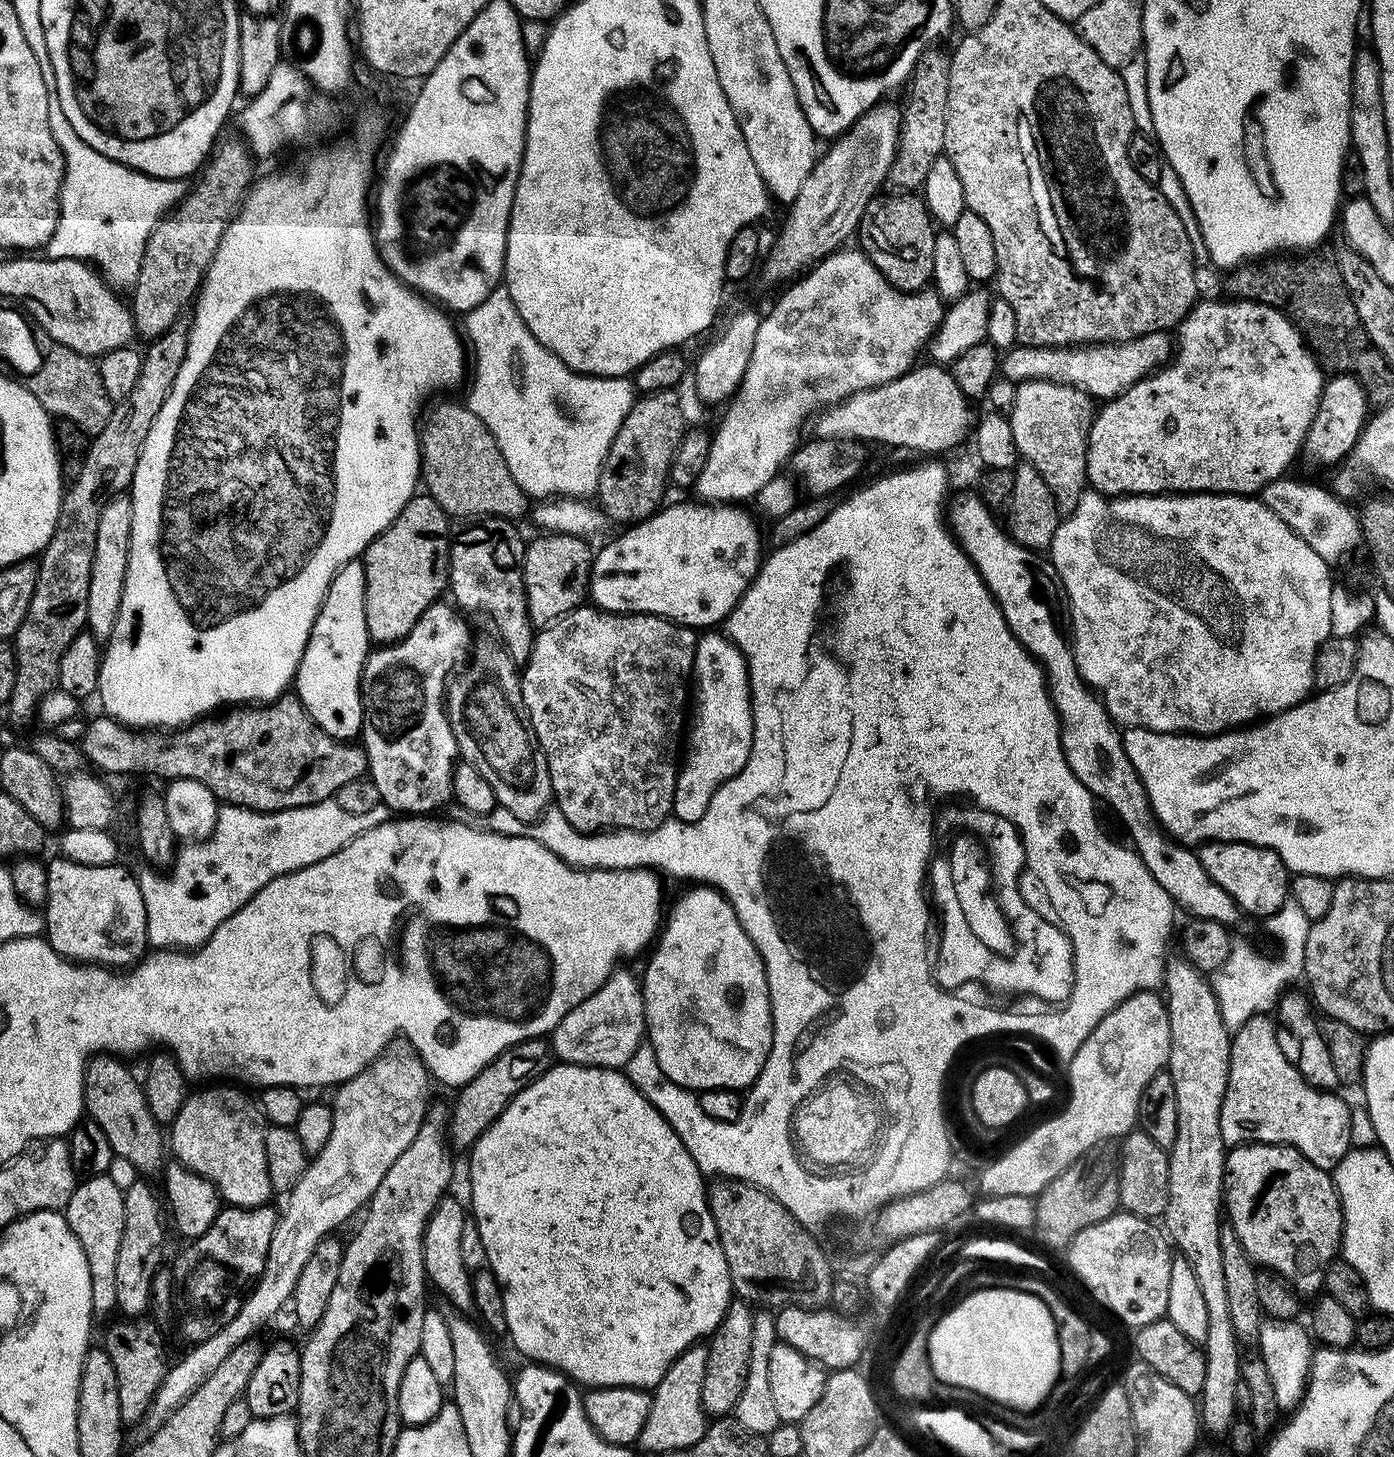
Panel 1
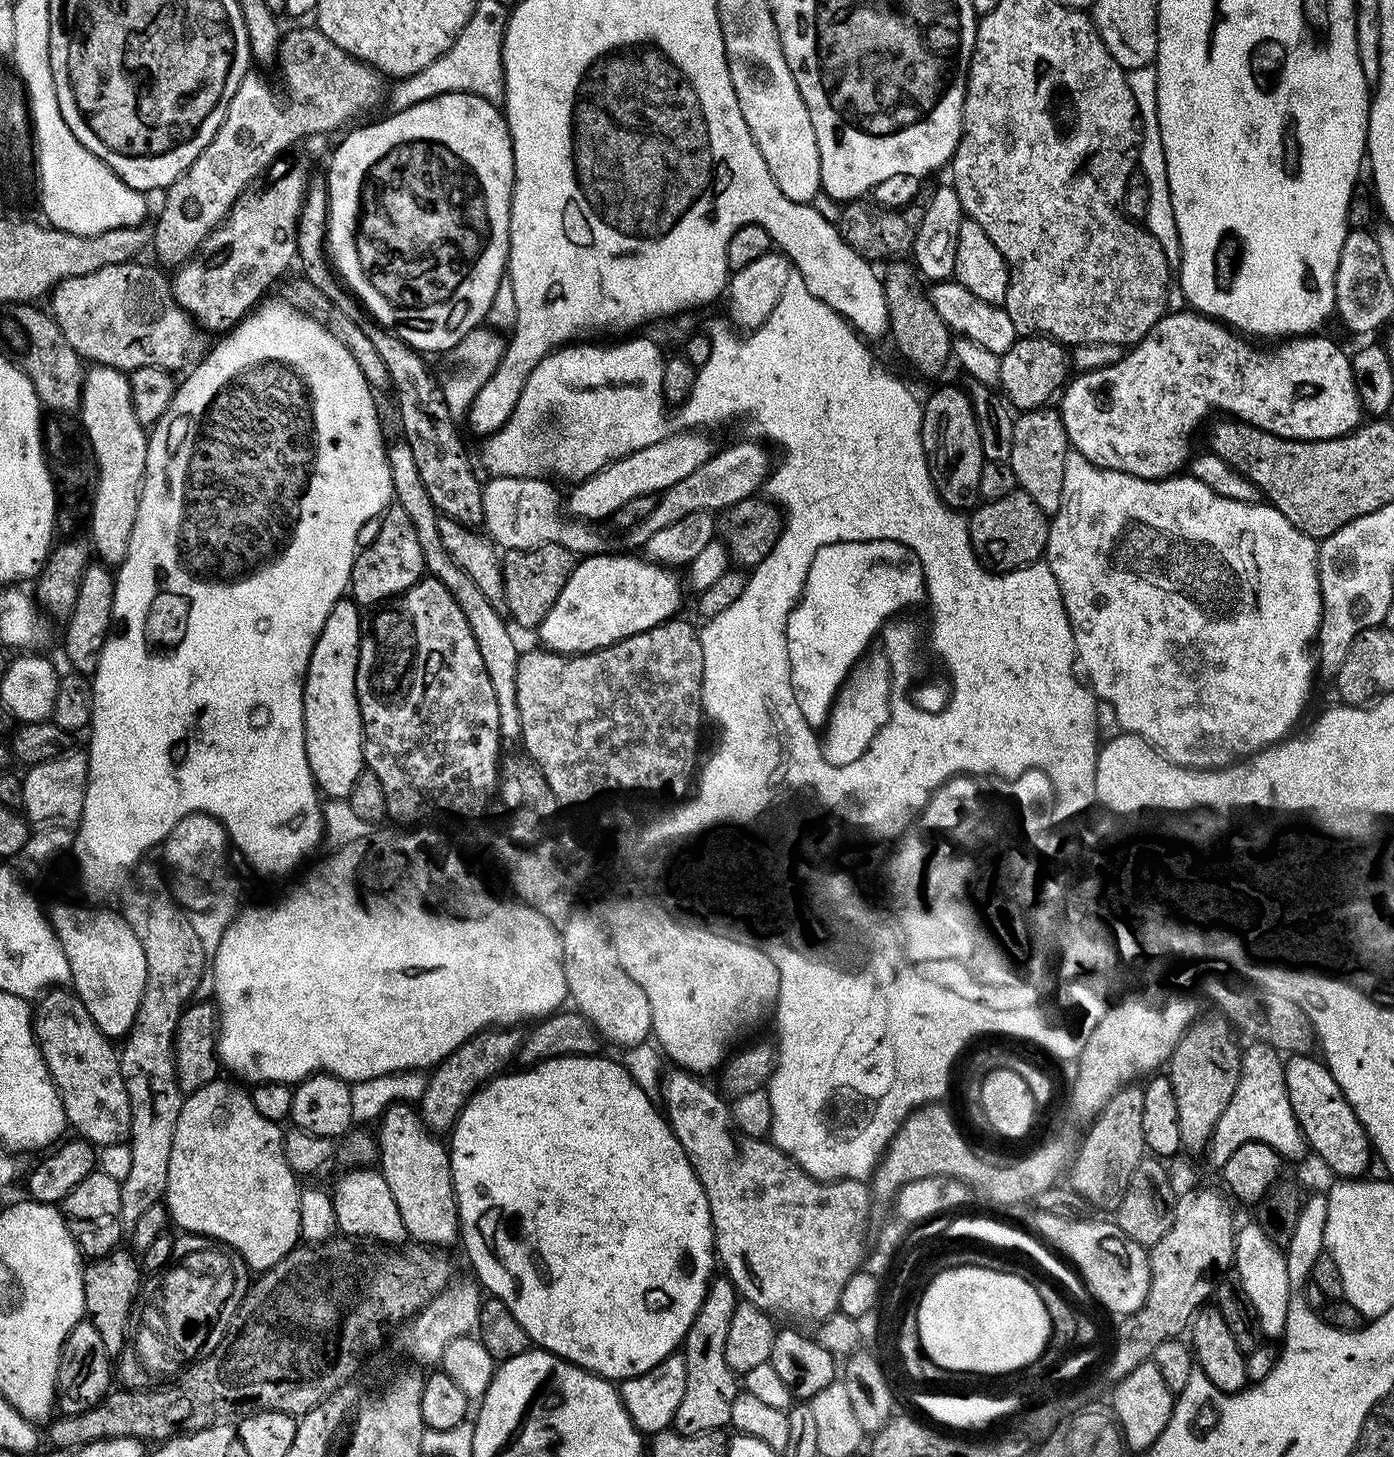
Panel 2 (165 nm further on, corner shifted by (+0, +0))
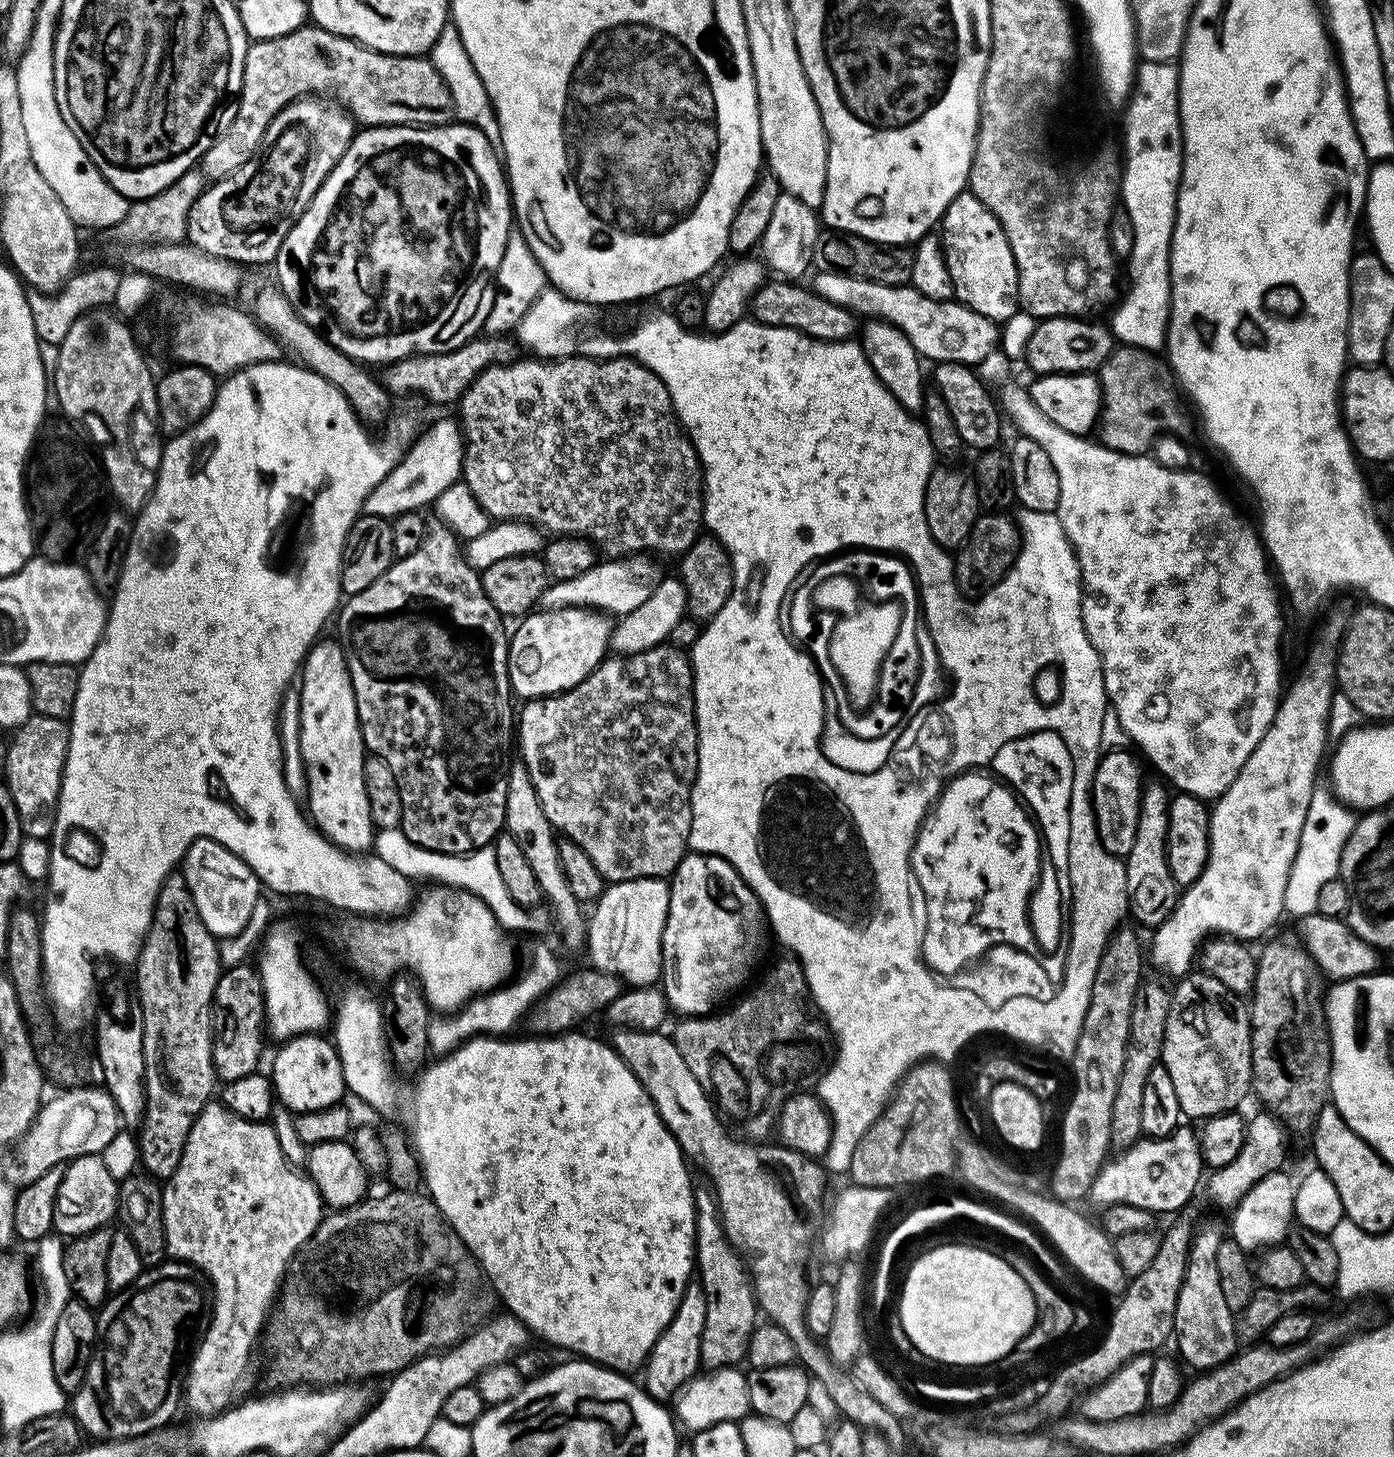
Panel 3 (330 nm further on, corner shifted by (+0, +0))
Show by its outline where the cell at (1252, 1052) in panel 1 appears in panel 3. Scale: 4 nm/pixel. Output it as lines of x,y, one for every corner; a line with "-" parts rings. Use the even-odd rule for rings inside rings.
1181,1126
1170,1136
1164,1136
1160,1140
1141,1138
1136,1143
1123,1149
1117,1160
1109,1159
1100,1172
1094,1178
1090,1200
1101,1204
1101,1209
1107,1210
1112,1204
1129,1204
1155,1214
1161,1212
1176,1212
1196,1192
1196,1187
1201,1187
1200,1171
1205,1171
1204,1159
1200,1156
1198,1136
1191,1132
1187,1126

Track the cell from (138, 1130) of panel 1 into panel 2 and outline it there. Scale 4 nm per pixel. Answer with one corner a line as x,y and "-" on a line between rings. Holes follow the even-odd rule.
56,986
45,991
39,997
34,1008
34,1031
36,1041
40,1045
40,1053
48,1066
48,1072
60,1092
60,1101
64,1107
64,1119
77,1137
83,1138
93,1146
106,1144
122,1144
131,1137
132,1115
130,1114
130,1098
126,1094
126,1082
122,1082
120,1058
113,1041
98,1030
94,1018
90,1018
90,1010
82,1006
76,993
64,986

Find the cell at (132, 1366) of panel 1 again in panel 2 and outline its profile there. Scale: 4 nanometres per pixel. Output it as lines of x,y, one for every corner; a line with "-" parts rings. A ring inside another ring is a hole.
117,1247
105,1256
97,1256
84,1264
84,1310
87,1319
98,1329
98,1335
102,1338
108,1355
113,1358
119,1357
119,1352
124,1348
124,1339
129,1339
130,1321
134,1316
136,1296
142,1283
141,1265
137,1257
125,1248

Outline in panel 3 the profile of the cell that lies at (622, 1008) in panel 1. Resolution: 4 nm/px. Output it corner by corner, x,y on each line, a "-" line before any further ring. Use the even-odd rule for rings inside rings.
631,880
630,882
618,882
608,884
595,901
596,909
590,912
588,921
588,942
586,953
590,959
591,967
599,972
616,975
625,985
634,988
647,988
657,983
664,967
662,958
662,934
668,917
670,906
669,881
659,880

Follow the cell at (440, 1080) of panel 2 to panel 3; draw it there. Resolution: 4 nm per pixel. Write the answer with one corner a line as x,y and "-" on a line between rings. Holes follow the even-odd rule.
585,966
581,972
572,972
563,977
555,987
549,989
540,1000
527,1012
529,1033
537,1037
559,1036
573,1031
575,1024
580,1024
591,1012
603,1013
610,1002
618,998
624,991
623,981
616,975
599,972
591,966

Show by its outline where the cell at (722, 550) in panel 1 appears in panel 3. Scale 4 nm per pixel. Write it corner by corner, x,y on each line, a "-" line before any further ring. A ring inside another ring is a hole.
550,608
533,610
519,621
516,633
511,633
508,642
508,680
512,691
521,701
539,700
541,696
557,696
560,692
578,686
593,672
609,651
613,625
607,615
591,608

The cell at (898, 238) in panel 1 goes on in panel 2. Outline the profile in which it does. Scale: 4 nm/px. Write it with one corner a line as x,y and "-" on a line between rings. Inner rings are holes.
904,262
889,263
888,273
885,271
882,276
888,303
890,340
896,343
897,350
914,371
924,376
936,376
947,366
948,360
950,364
954,336
932,308
925,293
916,289
918,276
913,265
900,263

